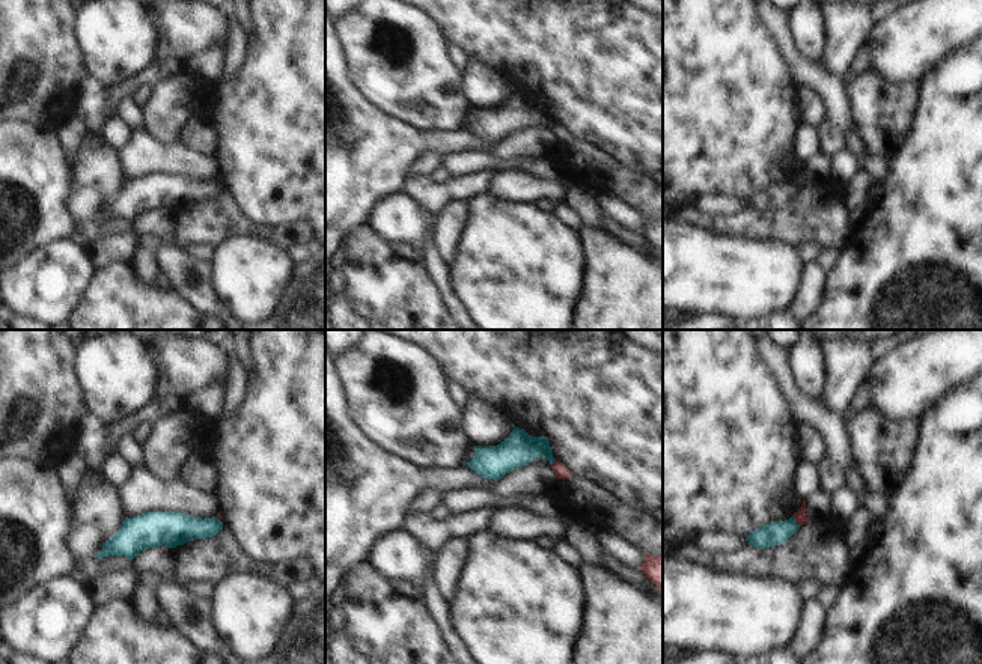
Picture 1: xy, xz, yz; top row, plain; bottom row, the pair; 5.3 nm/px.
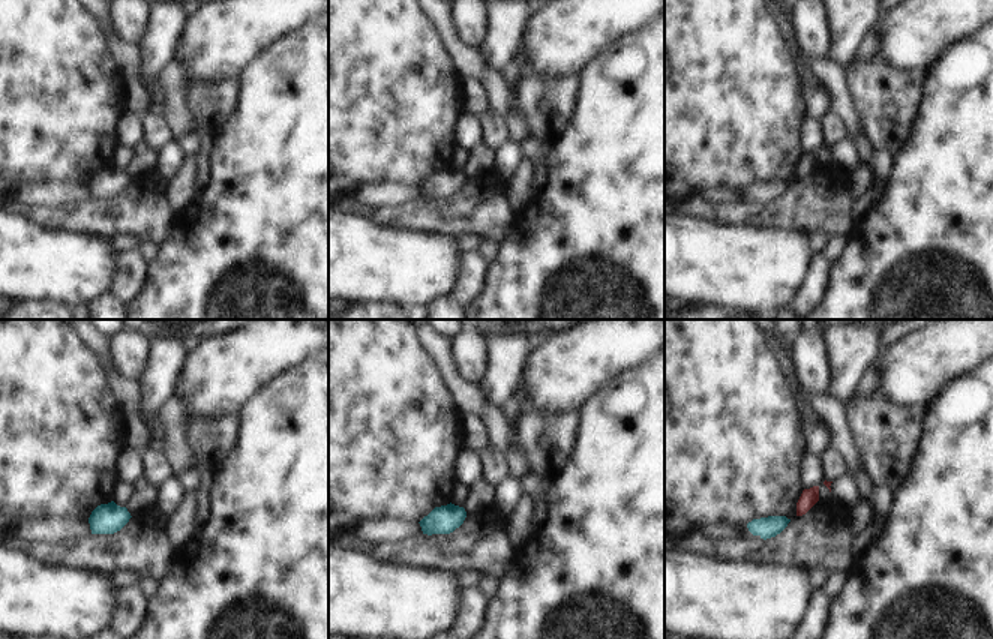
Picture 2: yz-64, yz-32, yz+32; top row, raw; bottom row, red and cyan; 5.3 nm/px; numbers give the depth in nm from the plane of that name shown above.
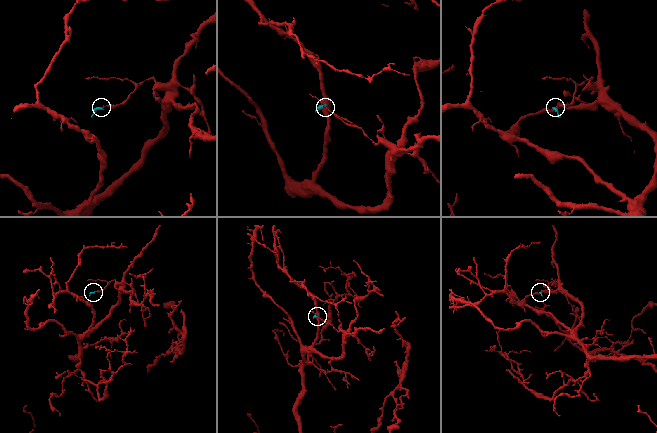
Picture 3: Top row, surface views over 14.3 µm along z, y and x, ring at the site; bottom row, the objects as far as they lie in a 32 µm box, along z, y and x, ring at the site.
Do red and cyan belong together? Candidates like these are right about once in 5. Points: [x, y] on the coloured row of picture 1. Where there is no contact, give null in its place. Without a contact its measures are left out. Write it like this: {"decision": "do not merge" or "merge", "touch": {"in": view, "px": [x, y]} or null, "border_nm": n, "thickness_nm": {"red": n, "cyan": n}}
{"decision": "do not merge", "touch": {"in": "yz", "px": [795, 520]}, "border_nm": 70, "thickness_nm": {"red": 70, "cyan": 120}}

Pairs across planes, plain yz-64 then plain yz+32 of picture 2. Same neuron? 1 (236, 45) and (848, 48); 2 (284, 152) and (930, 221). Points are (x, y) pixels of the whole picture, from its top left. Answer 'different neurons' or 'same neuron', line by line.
1: different neurons
2: same neuron

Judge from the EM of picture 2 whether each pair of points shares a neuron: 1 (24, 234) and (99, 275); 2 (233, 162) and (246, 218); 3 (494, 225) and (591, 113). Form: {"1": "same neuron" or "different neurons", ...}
{"1": "same neuron", "2": "same neuron", "3": "different neurons"}

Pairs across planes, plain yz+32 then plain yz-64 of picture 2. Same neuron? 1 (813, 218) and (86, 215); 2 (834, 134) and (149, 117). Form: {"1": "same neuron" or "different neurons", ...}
{"1": "same neuron", "2": "same neuron"}

